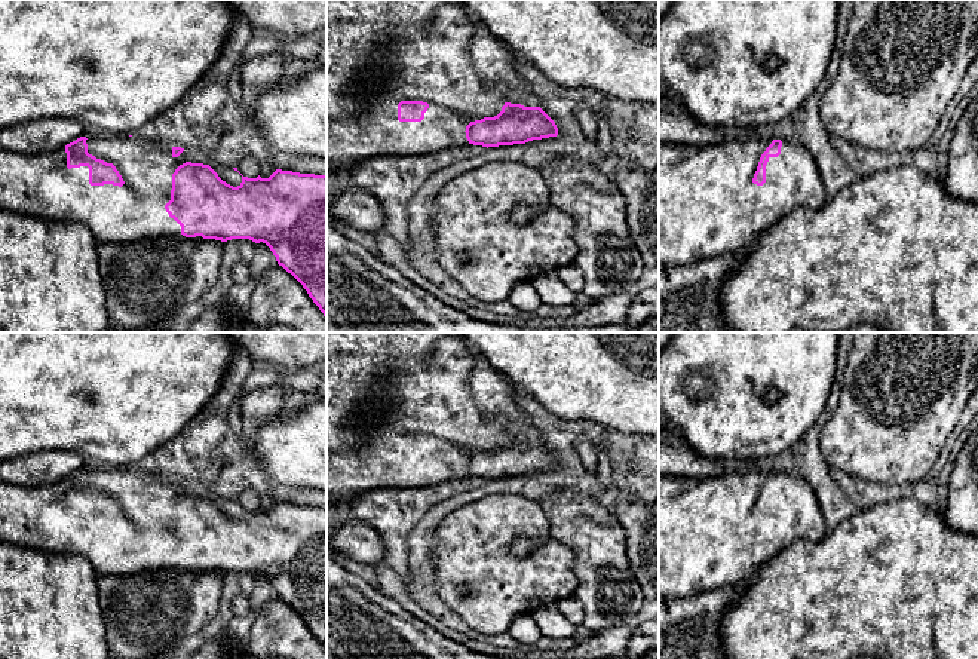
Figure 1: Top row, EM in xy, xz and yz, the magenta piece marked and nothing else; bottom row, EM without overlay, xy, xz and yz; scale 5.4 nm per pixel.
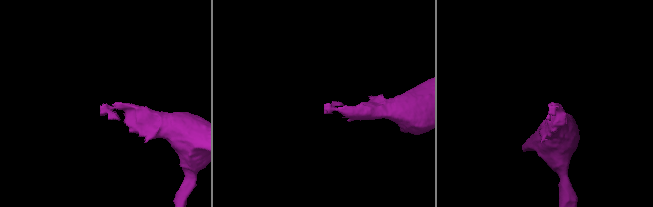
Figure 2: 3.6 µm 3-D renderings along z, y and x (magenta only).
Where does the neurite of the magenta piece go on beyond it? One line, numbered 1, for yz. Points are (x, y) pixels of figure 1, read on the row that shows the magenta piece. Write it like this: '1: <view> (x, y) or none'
1: yz (708, 205)

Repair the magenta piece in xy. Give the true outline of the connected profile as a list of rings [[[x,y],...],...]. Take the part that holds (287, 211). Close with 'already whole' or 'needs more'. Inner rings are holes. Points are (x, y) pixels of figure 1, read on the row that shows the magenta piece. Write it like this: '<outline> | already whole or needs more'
[[[135,135],[123,137],[80,137],[59,150],[50,153],[24,154],[0,148],[0,209],[7,209],[22,215],[53,221],[79,221],[95,236],[98,243],[126,243],[150,237],[187,237],[187,239],[215,239],[227,242],[232,239],[249,239],[255,243],[266,243],[279,266],[291,273],[307,291],[309,297],[326,318],[326,175],[300,174],[276,169],[269,178],[243,177],[237,168],[223,168],[215,165],[202,151],[194,148],[171,147],[160,142],[140,140]]] | needs more

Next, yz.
[[[738,135],[706,147],[659,144],[659,266],[686,266],[745,251],[763,230],[797,208],[821,209],[827,202],[813,156],[794,142]]] | needs more

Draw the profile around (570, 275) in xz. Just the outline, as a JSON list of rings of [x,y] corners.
[[[574,263],[558,269],[557,275],[559,281],[576,294],[583,291],[585,286],[583,272]]]

